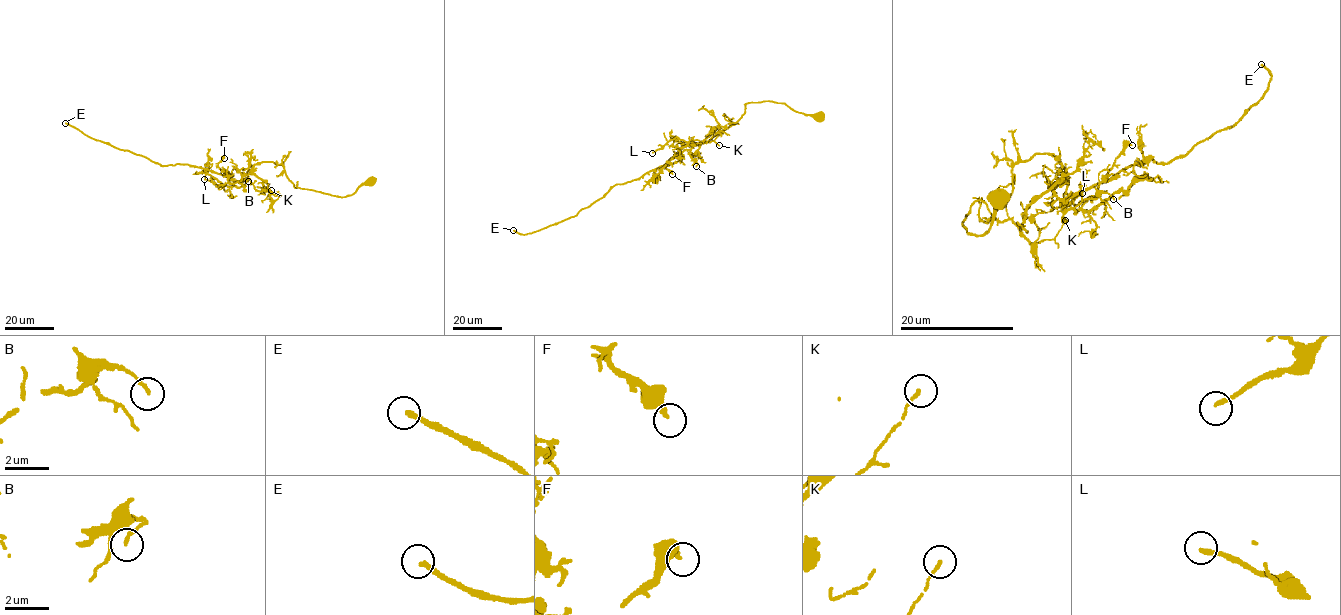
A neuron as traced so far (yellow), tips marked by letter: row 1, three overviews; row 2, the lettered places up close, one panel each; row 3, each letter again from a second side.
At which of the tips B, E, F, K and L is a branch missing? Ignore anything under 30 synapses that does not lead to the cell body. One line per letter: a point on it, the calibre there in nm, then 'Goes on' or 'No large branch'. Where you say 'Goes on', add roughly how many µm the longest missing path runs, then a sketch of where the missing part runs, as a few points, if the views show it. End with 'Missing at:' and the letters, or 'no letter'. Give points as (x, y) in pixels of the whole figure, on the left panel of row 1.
B: Place: (248, 181). Thickness 150 nm. No large branch
E: Place: (65, 123). Thickness 240 nm. Goes on. Missing length about 90 µm
F: Place: (224, 158). Thickness 280 nm. No large branch
K: Place: (271, 190). Thickness 130 nm. No large branch
L: Place: (204, 179). Thickness 190 nm. Goes on. Missing length about 20 µm. Course of what is missing: (204, 179), (193, 175), (196, 180), (193, 184), (191, 181)
Missing at: E, L

